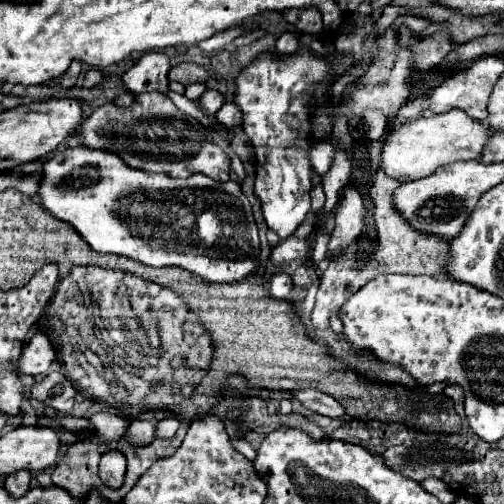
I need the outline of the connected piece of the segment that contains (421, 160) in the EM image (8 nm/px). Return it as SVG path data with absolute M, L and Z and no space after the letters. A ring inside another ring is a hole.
M450 110L444 114L422 116L414 122L394 126L386 132L382 142L382 152L378 158L378 166L386 172L386 176L410 182L420 180L434 174L438 168L458 162L458 160L474 160L480 156L484 144L494 132L484 124L476 122L462 110Z

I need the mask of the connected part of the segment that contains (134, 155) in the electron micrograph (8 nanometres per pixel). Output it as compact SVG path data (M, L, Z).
M160 92L136 94L134 102L126 108L102 104L86 116L74 132L80 134L82 146L114 152L116 156L122 156L130 168L144 172L166 172L174 178L206 174L218 182L228 180L230 156L220 146L210 142L208 130L202 130L202 124L172 106L172 100Z

